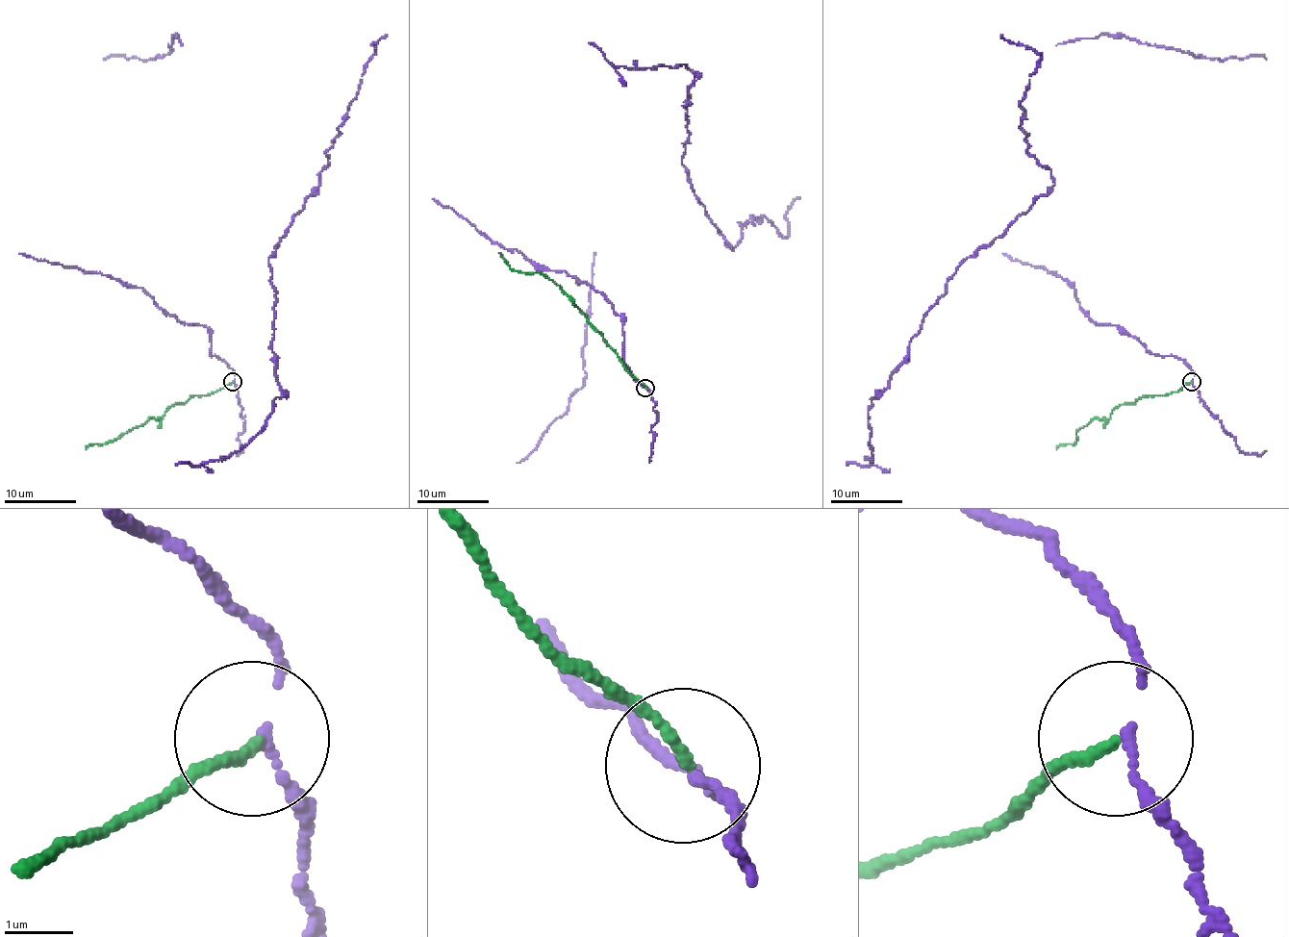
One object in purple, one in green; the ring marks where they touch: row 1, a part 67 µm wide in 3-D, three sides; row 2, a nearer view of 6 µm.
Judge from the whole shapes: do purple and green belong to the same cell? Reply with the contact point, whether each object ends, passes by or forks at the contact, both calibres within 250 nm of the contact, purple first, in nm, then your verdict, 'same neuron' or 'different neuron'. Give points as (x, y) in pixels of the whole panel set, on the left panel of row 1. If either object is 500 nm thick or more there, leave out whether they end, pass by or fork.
(232, 381) | purple passes by | green ends | 100/140 nm | different neuron

